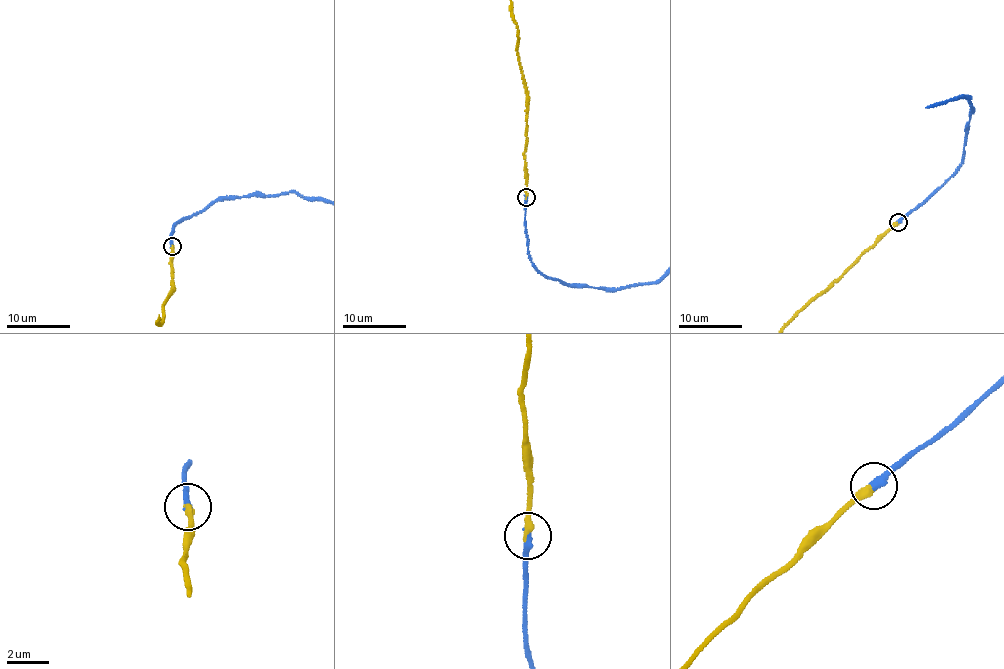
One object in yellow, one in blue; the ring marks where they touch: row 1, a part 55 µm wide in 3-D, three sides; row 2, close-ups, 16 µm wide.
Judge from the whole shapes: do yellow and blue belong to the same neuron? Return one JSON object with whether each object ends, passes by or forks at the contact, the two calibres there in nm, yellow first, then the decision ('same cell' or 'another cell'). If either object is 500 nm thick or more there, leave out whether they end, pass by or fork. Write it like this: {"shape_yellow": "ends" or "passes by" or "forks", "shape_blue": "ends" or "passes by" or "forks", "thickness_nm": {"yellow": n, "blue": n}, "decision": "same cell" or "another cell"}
{"shape_yellow": "ends", "shape_blue": "ends", "thickness_nm": {"yellow": 360, "blue": 360}, "decision": "same cell"}

